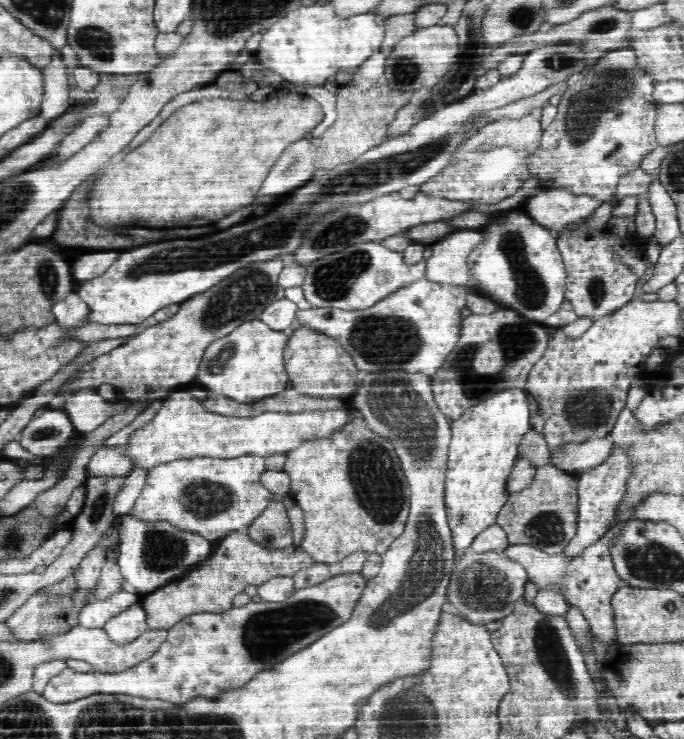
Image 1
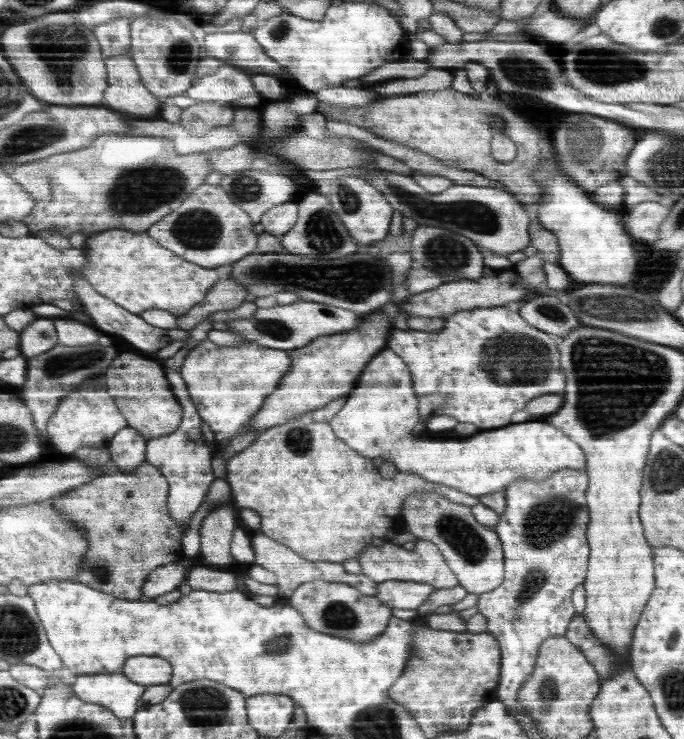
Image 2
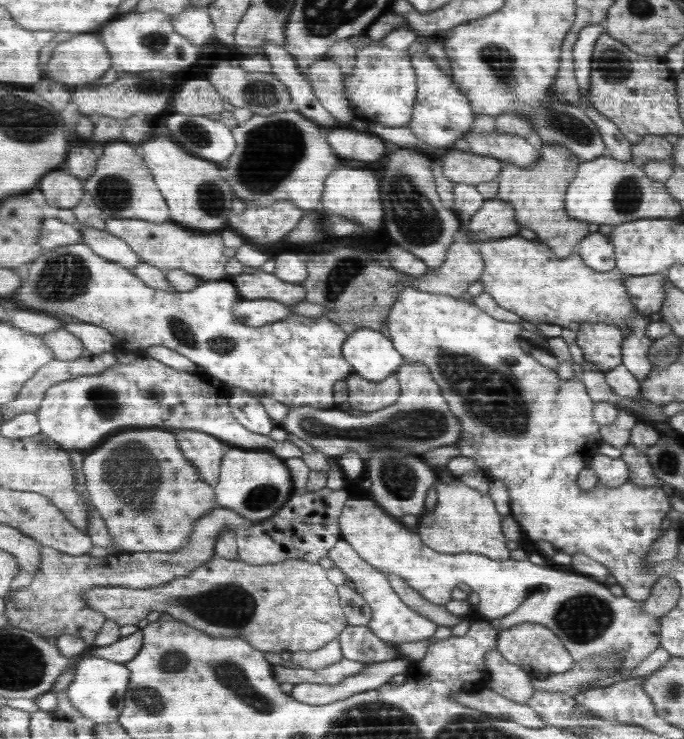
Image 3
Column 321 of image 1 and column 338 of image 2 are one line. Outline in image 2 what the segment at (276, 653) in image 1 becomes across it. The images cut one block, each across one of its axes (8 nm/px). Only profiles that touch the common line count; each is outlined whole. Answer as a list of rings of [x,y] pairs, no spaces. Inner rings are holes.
[[[313,580],[304,582],[289,597],[290,604],[296,607],[305,622],[322,634],[334,634],[338,638],[348,638],[350,642],[370,642],[378,638],[389,626],[393,609],[375,596],[362,594],[357,587],[344,582]]]

